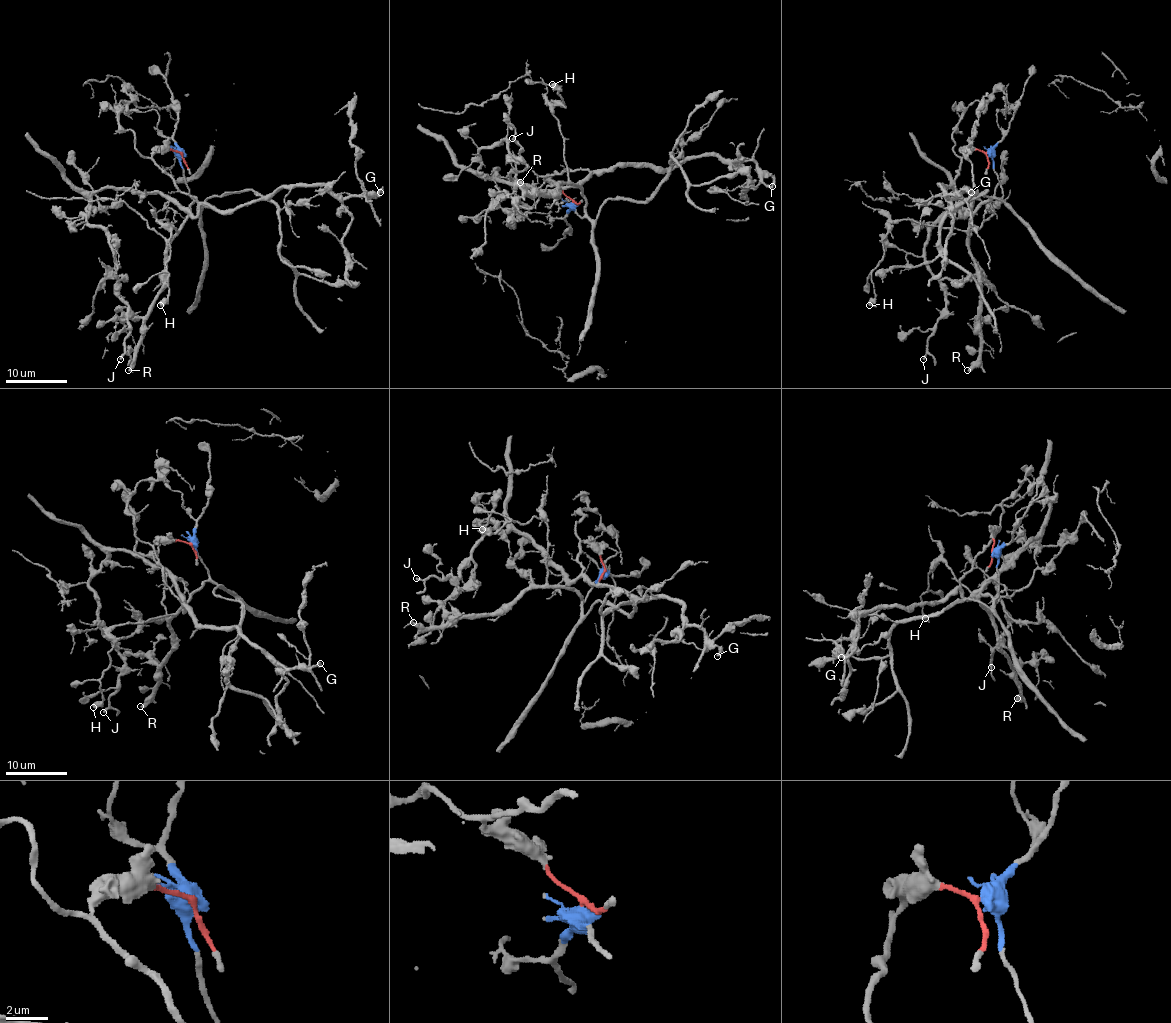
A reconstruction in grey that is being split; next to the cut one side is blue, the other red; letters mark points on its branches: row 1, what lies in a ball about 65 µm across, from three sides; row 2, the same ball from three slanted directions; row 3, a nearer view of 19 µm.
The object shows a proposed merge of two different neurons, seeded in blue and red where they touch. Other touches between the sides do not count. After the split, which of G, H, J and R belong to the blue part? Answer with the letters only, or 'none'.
H, R

